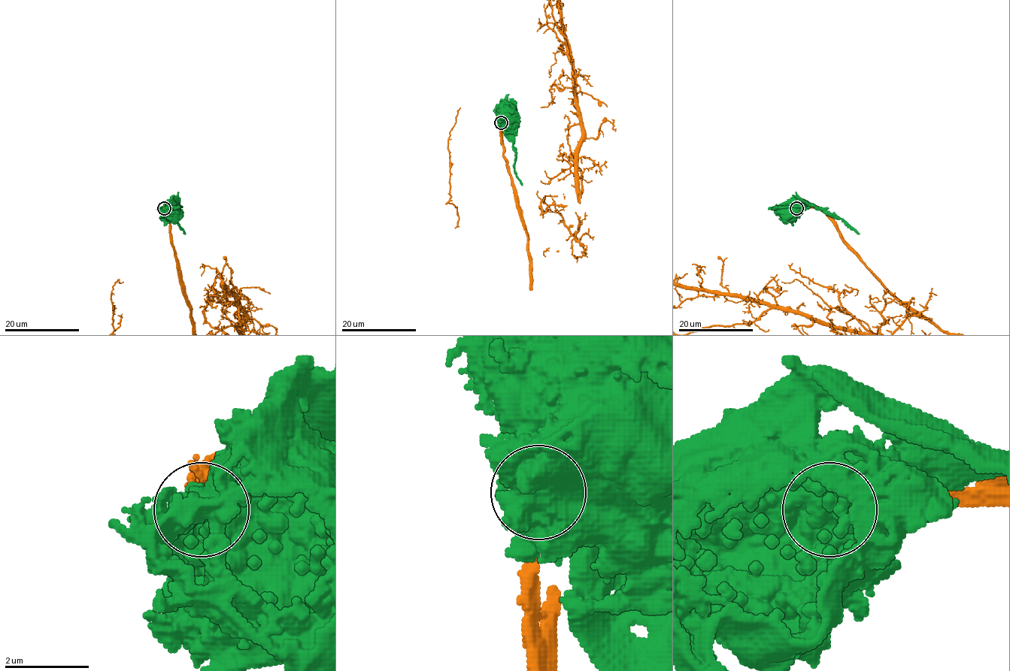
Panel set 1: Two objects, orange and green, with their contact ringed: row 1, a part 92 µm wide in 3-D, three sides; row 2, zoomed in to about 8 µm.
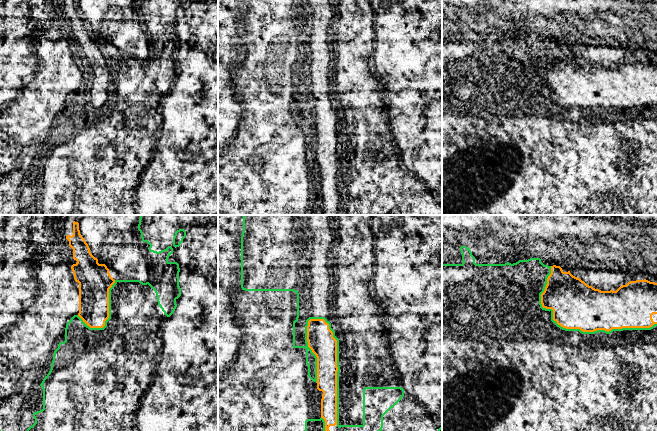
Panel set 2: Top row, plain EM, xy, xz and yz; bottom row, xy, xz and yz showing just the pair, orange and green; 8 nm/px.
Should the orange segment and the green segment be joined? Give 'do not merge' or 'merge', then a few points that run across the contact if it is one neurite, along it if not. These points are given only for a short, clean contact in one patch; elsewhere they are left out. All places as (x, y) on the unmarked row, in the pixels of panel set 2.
do not merge

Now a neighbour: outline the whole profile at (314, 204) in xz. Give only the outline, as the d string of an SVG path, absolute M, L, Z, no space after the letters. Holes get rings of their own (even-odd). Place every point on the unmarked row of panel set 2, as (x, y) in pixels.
M307 195L305 197L305 215L324 215L325 197L320 195Z

